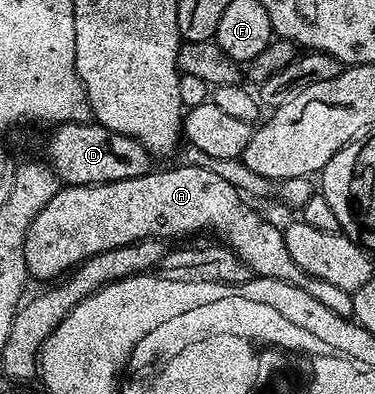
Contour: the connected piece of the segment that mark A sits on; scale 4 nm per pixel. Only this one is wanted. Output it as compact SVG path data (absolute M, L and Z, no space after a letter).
M178 163L175 169L166 169L163 173L151 171L145 173L143 177L133 177L103 185L68 185L59 188L58 194L48 202L44 211L40 211L40 215L36 215L36 219L32 219L28 227L28 235L24 239L26 272L33 280L35 277L38 281L46 281L42 283L50 283L100 251L108 251L112 247L121 245L131 245L132 242L145 237L159 239L190 237L193 233L202 233L207 229L208 232L215 233L218 236L215 238L224 243L226 248L258 277L274 279L286 287L289 285L300 287L300 291L308 291L308 295L312 295L316 303L328 307L328 311L334 311L341 317L353 318L353 292L335 287L330 281L316 279L312 273L305 273L296 263L296 259L292 259L290 249L284 243L283 230L277 229L268 218L261 217L256 210L249 209L242 199L244 200L243 194L215 172L185 163Z

